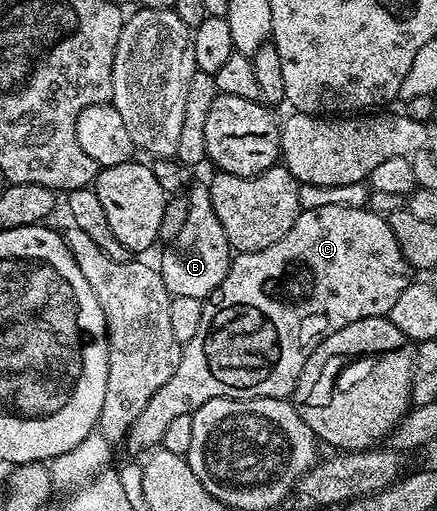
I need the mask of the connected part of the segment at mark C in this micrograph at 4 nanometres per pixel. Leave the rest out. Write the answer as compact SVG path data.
M322 205L318 209L301 210L292 228L281 239L274 241L274 245L266 245L266 249L258 249L257 251L242 251L233 258L222 285L208 296L204 304L202 325L198 325L198 333L194 333L194 341L183 344L178 369L174 369L170 381L166 381L166 385L162 385L162 389L158 389L158 393L154 393L154 397L150 397L150 401L146 401L146 409L142 409L142 413L138 413L138 421L134 421L134 425L127 433L126 444L128 443L130 450L144 451L143 453L159 448L164 442L166 429L169 425L178 417L191 415L193 411L206 405L206 401L214 401L215 399L288 399L296 390L298 377L302 373L306 361L312 356L314 349L318 349L318 345L327 335L333 335L338 329L342 329L354 321L362 321L366 317L387 316L388 311L394 309L394 301L398 301L402 289L406 289L413 279L413 272L409 268L406 257L402 257L402 249L398 249L398 241L394 241L394 233L385 216L375 215L373 211L368 210L367 206Z

